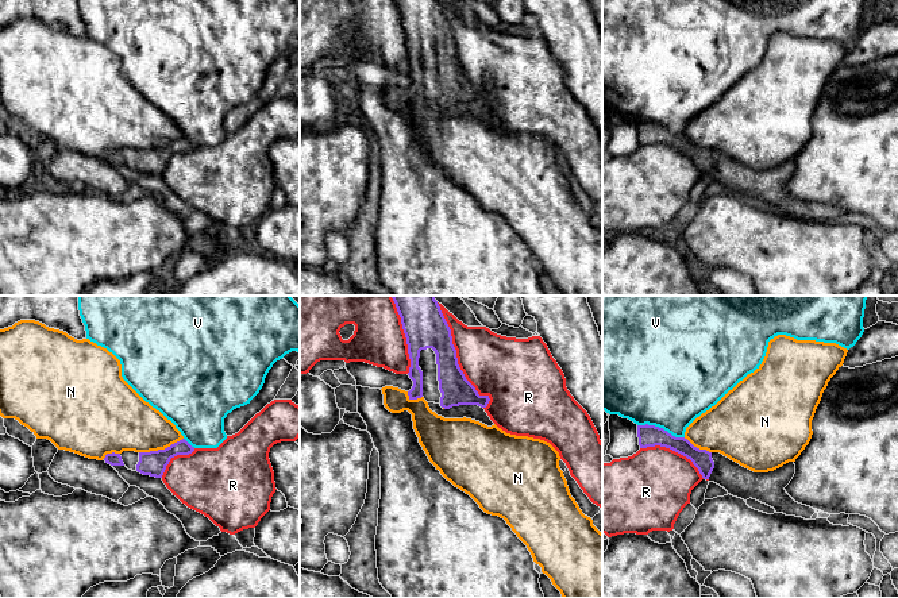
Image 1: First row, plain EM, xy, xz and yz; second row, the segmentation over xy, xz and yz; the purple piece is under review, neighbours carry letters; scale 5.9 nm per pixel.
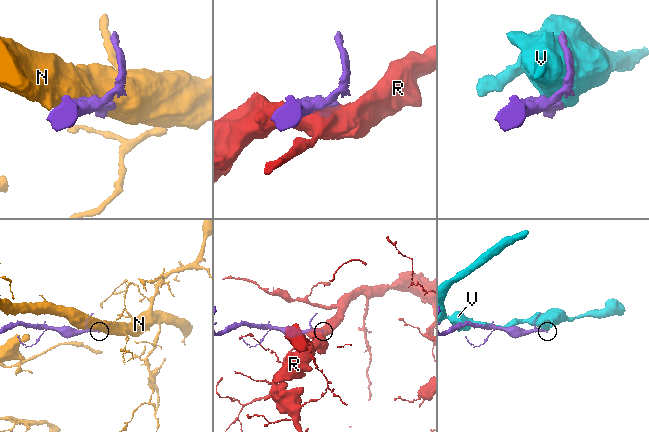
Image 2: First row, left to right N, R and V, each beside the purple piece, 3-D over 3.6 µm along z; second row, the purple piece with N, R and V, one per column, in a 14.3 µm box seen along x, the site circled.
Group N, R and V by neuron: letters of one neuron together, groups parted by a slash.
N / R / V

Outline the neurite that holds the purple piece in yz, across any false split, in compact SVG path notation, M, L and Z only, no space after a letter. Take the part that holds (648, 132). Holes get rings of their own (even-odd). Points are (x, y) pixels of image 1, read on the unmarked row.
M637 123L640 146L666 144L693 159L704 177L724 185L728 192L744 198L752 196L775 207L776 211L812 217L816 207L795 200L785 188L795 171L794 159L768 170L754 170L720 150L694 144L685 135L675 135L655 123Z

